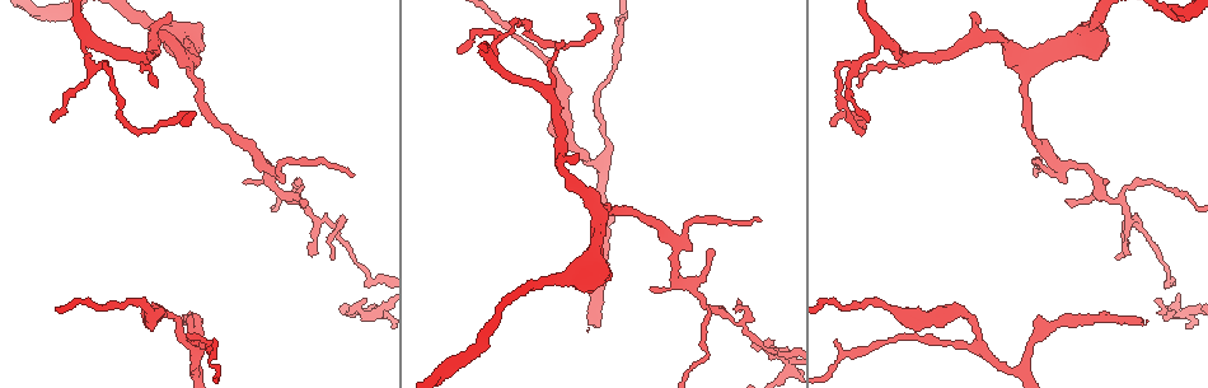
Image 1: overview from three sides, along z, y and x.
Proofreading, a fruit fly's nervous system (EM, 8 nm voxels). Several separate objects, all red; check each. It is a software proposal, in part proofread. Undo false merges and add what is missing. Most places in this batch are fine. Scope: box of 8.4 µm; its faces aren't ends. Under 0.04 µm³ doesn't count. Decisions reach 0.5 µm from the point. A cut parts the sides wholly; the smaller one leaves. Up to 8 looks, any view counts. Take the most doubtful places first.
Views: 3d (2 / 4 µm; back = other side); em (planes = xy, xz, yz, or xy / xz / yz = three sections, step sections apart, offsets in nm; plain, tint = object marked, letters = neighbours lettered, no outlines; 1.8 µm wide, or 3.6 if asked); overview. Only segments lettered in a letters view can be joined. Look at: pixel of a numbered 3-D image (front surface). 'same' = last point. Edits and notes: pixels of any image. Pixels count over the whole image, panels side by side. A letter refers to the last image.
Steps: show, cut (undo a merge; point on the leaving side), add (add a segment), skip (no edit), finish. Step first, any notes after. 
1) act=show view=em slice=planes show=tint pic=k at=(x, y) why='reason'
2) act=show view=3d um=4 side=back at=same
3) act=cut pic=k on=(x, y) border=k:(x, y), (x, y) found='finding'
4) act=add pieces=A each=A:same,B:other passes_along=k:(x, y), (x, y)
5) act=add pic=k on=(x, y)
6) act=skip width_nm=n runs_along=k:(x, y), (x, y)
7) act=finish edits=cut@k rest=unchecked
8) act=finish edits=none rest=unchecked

act=show view=3d um=4 pic=1 at=(595, 325) why='end of a long branch'

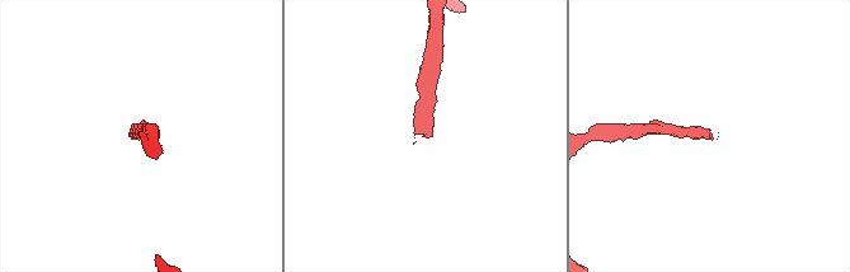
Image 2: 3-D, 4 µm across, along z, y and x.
act=show view=em slice=xz step=16 show=tint pic=2 at=(713, 138) why='now the EM'

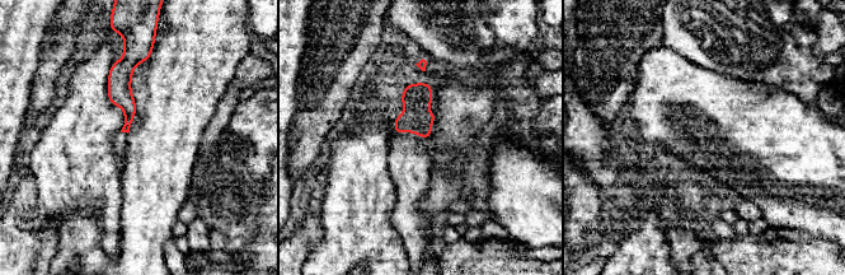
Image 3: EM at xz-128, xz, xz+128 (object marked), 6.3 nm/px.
act=show view=em slice=xz step=16 show=letters at=same why='see the neighbours'

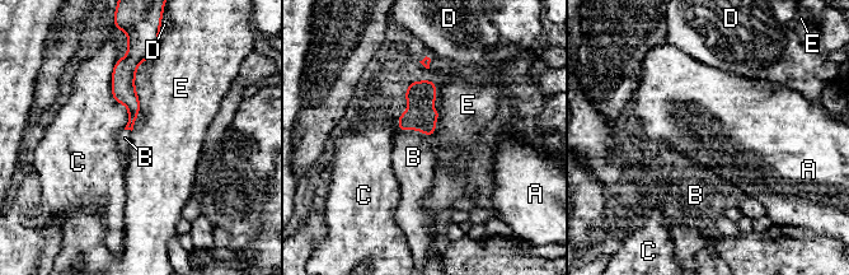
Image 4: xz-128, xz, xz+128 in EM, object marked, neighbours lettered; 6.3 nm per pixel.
act=add pieces=B each=A:other,B:same,C:other,D:other,E:other passes_along=4:(421, 96), (416, 129), (413, 157) found='the neuron continues'

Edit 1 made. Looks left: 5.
act=show view=overview

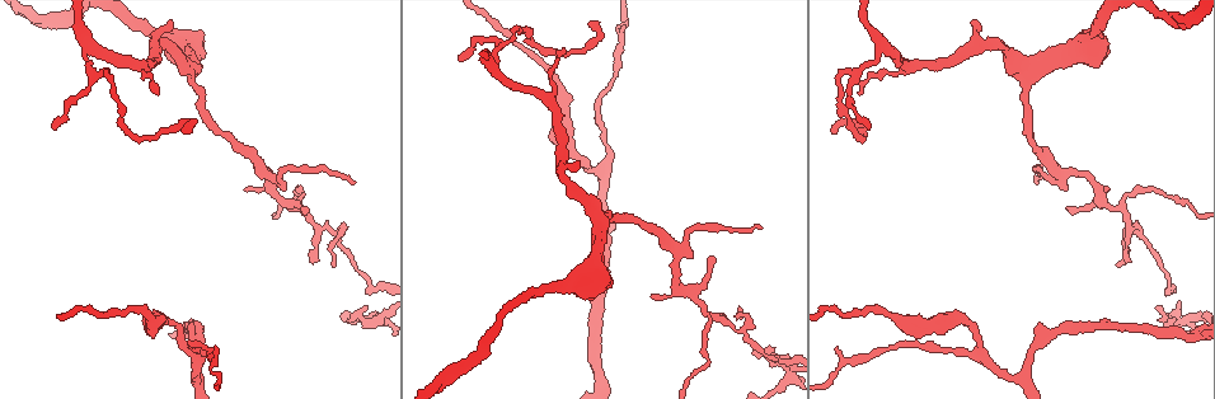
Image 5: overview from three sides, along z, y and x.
act=show view=em slice=yz step=8 show=tint pic=5 at=(1120, 207) why='side arm on a straight run'

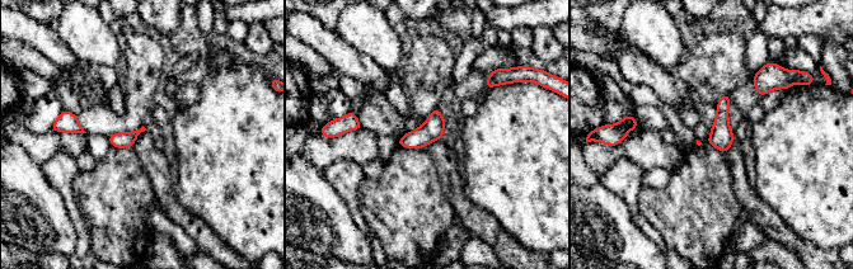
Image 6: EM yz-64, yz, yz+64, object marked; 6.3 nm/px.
act=show view=em slice=planes show=tint at=same why='cut it another way'

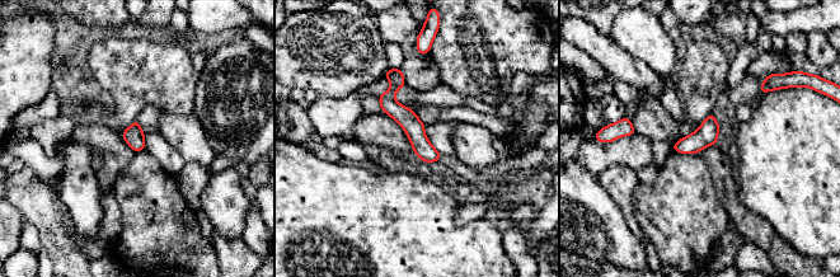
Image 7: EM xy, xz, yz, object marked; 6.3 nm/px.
act=show view=em slice=planes show=letters at=same why='what lies round it'

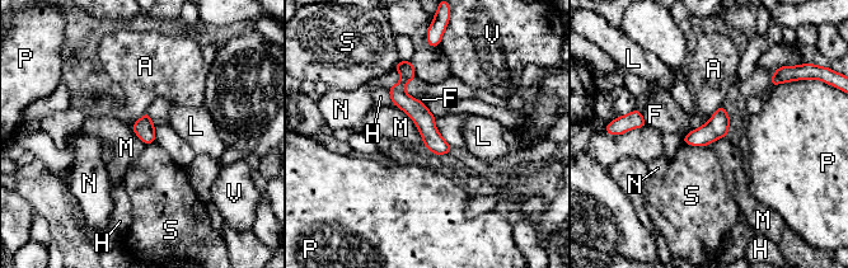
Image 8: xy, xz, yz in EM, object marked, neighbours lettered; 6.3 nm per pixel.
act=skip each=A:other,F:other,H:other,L:other,M:other,N:other,P:other,S:other,V:other border=8:(393, 103), (411, 118), (424, 142) found='continuous, no second neuron'

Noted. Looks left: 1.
act=show view=em slice=planes show=letters pic=5 at=(189, 353) why='side arm on a straight run'

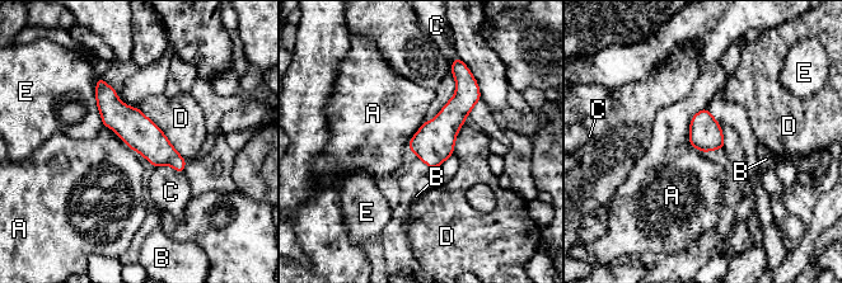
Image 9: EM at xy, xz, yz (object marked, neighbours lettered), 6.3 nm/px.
act=skip width_nm=200 longest_contact=D:440nm each=A:other,B:other,C:other,D:other,E:other found='continuous, no second neuron'

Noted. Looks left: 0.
act=finish edits=add@4 rest=unchecked

